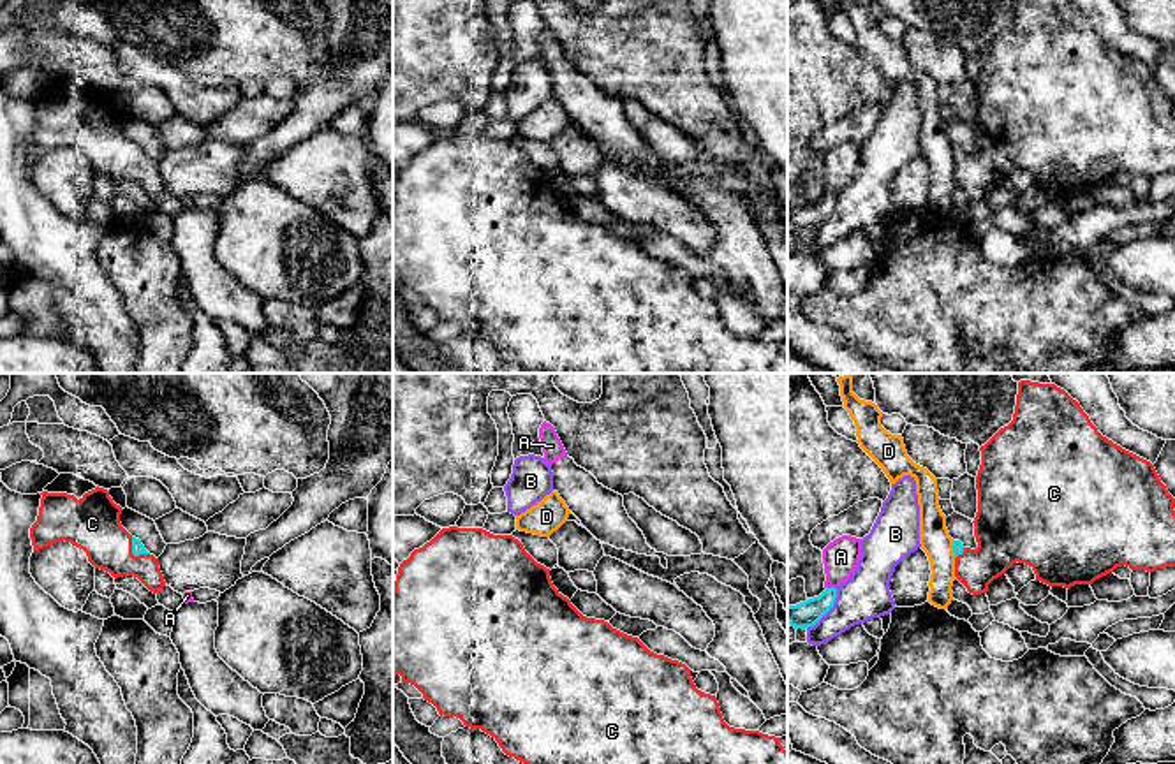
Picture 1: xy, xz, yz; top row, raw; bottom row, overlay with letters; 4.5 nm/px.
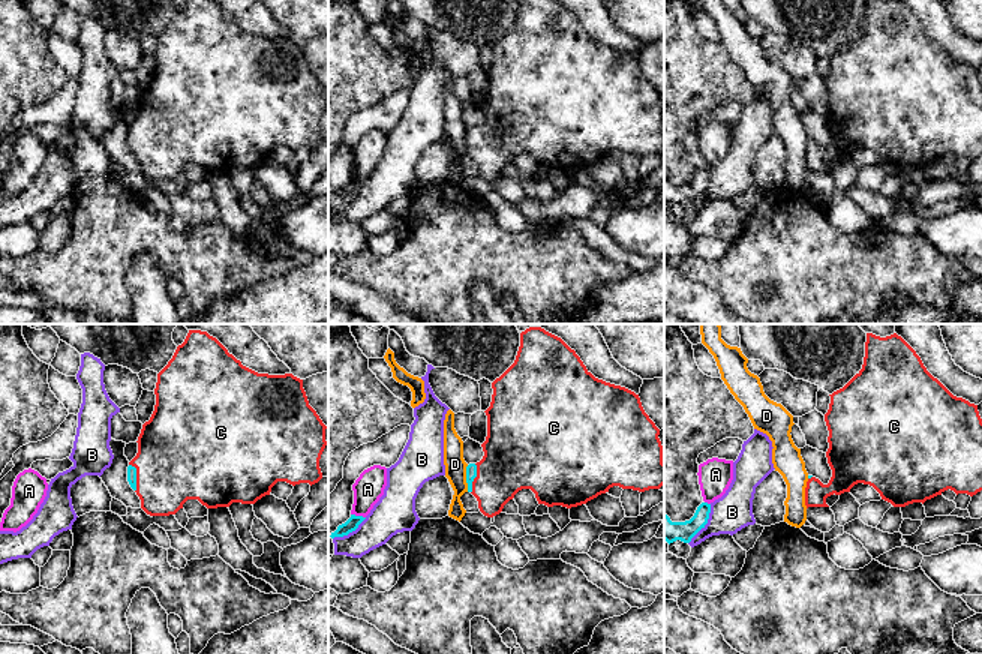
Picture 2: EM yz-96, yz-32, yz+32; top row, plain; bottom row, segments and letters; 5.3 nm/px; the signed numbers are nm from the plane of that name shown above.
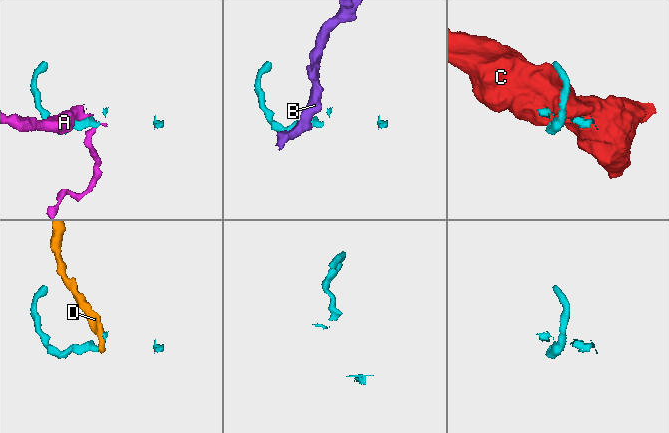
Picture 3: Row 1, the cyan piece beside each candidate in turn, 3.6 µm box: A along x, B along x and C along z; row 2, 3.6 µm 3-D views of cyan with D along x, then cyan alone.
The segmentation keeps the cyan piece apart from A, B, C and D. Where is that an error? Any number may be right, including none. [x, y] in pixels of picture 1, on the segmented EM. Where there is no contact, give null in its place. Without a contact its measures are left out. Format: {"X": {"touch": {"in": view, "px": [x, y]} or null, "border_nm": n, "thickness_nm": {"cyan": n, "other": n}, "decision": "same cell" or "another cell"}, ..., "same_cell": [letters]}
{"A": {"touch": {"in": "yz", "px": [832, 588]}, "border_nm": 50, "thickness_nm": {"cyan": 120, "other": 160}, "decision": "another cell"}, "B": {"touch": {"in": "yz", "px": [827, 611]}, "border_nm": 240, "thickness_nm": {"cyan": 120, "other": 220}, "decision": "another cell"}, "C": {"touch": {"in": "xy", "px": [133, 553]}, "border_nm": 120, "thickness_nm": {"cyan": 60, "other": 260}, "decision": "same cell"}, "D": {"touch": {"in": "yz", "px": [953, 550]}, "border_nm": 80, "thickness_nm": {"cyan": 50, "other": 140}, "decision": "another cell"}, "same_cell": ["C"]}

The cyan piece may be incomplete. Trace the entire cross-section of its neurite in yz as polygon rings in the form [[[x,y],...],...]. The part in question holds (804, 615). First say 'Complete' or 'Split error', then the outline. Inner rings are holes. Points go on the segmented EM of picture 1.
Complete. [[[826,588],[819,597],[787,606],[787,623],[798,628],[814,627],[835,604],[837,590]]]

